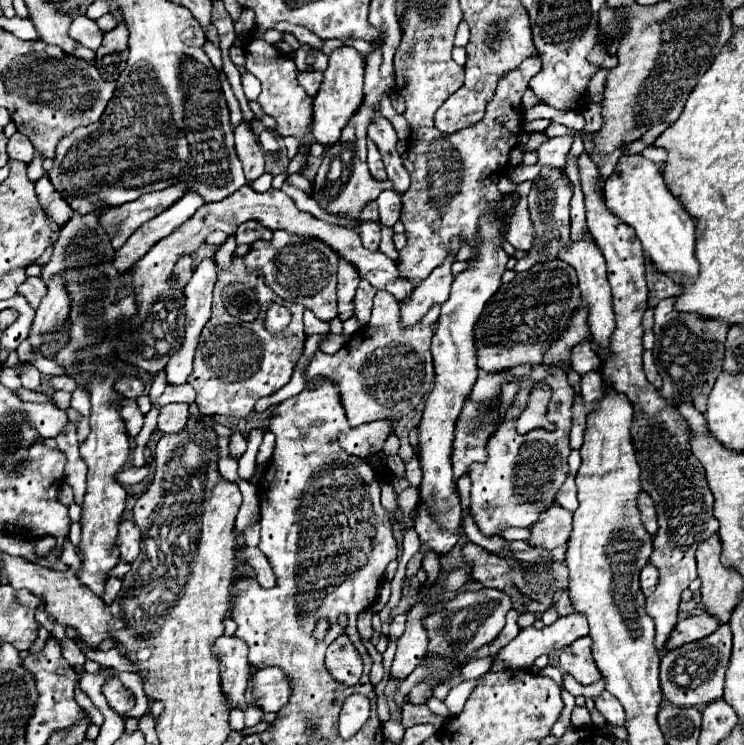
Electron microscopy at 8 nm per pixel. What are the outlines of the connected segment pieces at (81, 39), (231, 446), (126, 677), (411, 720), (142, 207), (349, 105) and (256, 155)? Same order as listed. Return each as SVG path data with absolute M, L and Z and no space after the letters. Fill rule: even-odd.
M76 17L72 21L72 27L70 27L70 37L78 43L82 43L84 47L96 51L102 43L102 31L98 29L96 21L88 19L88 17Z
M232 429L230 443L228 443L228 453L230 453L230 457L238 459L244 451L246 451L246 437L244 437L238 429Z
M118 673L118 679L126 689L130 689L136 697L136 701L146 701L144 687L142 687L142 677L138 673Z
M404 703L404 707L402 707L402 725L404 725L406 729L412 727L412 725L418 725L418 723L432 723L436 729L440 729L442 721L446 721L446 717L436 717L436 715L432 715L426 705Z
M184 181L174 183L174 187L166 187L162 191L152 191L142 195L138 201L124 203L122 207L110 207L102 213L100 223L112 237L112 247L118 249L126 243L126 239L146 221L154 219L158 213L172 207L184 193L188 191Z
M342 45L336 51L332 51L328 69L324 71L322 85L318 89L318 95L314 97L314 139L318 143L332 145L334 141L338 141L340 131L362 103L364 97L362 85L364 85L364 55L348 45Z
M240 121L240 125L236 125L234 129L234 137L236 137L236 153L244 165L246 179L248 181L258 179L264 173L264 155L250 123Z

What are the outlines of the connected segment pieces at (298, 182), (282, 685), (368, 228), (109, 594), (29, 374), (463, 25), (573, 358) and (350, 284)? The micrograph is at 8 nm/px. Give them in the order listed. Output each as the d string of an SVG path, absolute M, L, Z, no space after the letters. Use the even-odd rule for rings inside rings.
M294 173L289 175L286 178L286 181L289 182L291 185L295 186L296 188L301 189L308 195L312 195L313 193L313 184L307 180L301 173Z
M264 667L254 673L254 699L264 711L280 711L290 701L290 679L280 667Z
M362 221L358 225L358 235L362 239L362 245L368 251L378 251L378 245L380 245L380 227L378 227L378 223Z
M118 577L108 579L108 583L106 583L106 593L104 593L104 603L106 603L106 605L110 605L110 603L116 599L116 595L120 593L120 587L122 587L122 579L118 579Z
M30 367L28 371L24 371L20 375L20 379L22 379L22 387L38 391L38 387L40 387L40 371L36 367Z
M462 20L457 28L454 46L465 47L470 40L470 28L466 21Z
M588 339L578 343L570 353L570 367L580 375L584 375L588 371L598 371L600 365L602 365L600 357L594 353L592 343Z
M340 259L340 263L338 263L338 317L342 321L346 321L348 317L354 315L352 297L354 297L358 283L360 283L360 279L358 279L358 273L354 271L354 267L350 267L346 263L346 259Z

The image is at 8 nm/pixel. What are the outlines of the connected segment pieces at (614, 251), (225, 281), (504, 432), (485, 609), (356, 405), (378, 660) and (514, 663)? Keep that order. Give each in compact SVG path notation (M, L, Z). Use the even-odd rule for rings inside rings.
M580 153L576 157L578 177L584 191L586 203L586 221L588 231L594 237L598 249L602 251L608 267L608 281L612 287L612 301L616 313L616 331L610 343L612 359L604 361L602 377L620 393L624 393L634 405L634 425L632 425L632 441L638 451L638 463L642 467L642 487L654 499L658 513L658 533L654 537L654 551L650 563L658 567L660 579L654 593L646 599L646 613L656 623L654 647L658 655L668 653L666 643L672 629L678 623L678 603L680 593L696 579L696 559L694 551L700 541L708 539L718 531L718 521L712 515L712 493L708 489L704 467L690 453L690 431L686 421L678 415L674 407L662 399L660 391L650 385L642 371L642 315L646 311L648 287L644 279L644 251L638 243L634 229L622 223L610 209L606 207L606 197L600 183L598 165L590 159L590 153Z
M234 259L230 269L218 273L218 285L216 285L214 293L216 293L216 297L212 301L212 317L206 323L206 327L202 329L202 335L198 341L198 351L194 355L194 371L190 373L188 383L198 393L196 405L200 407L200 413L248 417L250 413L254 413L254 405L260 397L266 397L266 395L278 391L280 387L284 387L290 381L294 365L296 365L298 357L302 355L304 341L306 341L306 333L304 333L304 325L302 325L304 307L284 303L278 295L274 295L274 291L270 287L264 285L260 275L246 273L242 259ZM230 283L244 283L244 285L252 287L256 293L258 305L270 305L270 303L290 305L290 309L294 311L292 331L288 329L284 333L270 335L262 327L262 323L258 323L262 319L262 313L258 315L258 319L254 323L248 323L248 327L250 327L248 331L236 331L234 317L226 311L226 307L218 307L218 305L224 305L224 301L220 297L222 287L226 287Z
M546 365L532 367L532 371L524 377L516 377L512 369L500 373L488 373L480 369L470 399L478 405L496 405L502 397L502 385L508 381L518 381L520 385L518 395L514 397L514 403L508 407L504 419L498 423L494 435L490 435L486 443L488 459L470 465L470 479L472 479L470 509L480 533L486 537L500 535L508 527L532 527L538 521L538 515L542 515L546 507L556 503L556 493L560 491L568 475L568 455L572 451L568 437L572 427L570 407L574 391L566 381L566 373L560 367L546 367ZM534 381L546 381L552 387L548 421L554 425L554 429L552 431L534 429L520 435L514 423L526 405L526 391Z
M484 587L480 591L466 591L458 593L454 599L444 603L436 613L426 617L426 631L428 631L428 651L426 655L444 655L450 661L464 661L476 647L490 643L504 627L506 613L512 609L512 599L504 591Z
M378 291L370 321L360 327L338 353L326 355L316 351L306 369L306 379L326 377L340 385L342 405L352 427L378 419L402 419L432 389L434 367L430 355L430 337L434 333L438 315L440 307L432 307L416 323L416 327L402 327L400 303L390 293Z
M368 645L366 649L368 649L370 657L374 659L374 667L372 667L372 673L370 673L370 681L372 681L372 685L378 685L378 683L380 683L380 681L384 679L384 665L382 665L382 653L378 653L378 651L376 651L376 647L372 647L372 645Z
M572 613L568 617L560 617L554 625L540 631L534 627L522 629L514 641L510 641L492 657L492 661L500 661L504 669L532 667L534 659L538 659L540 655L546 655L552 649L566 647L586 633L586 617Z

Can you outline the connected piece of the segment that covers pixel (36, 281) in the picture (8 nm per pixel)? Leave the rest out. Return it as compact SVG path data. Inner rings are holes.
M28 277L22 287L18 289L20 295L24 295L28 299L28 303L38 309L38 303L42 301L42 297L46 295L46 283L40 277Z

